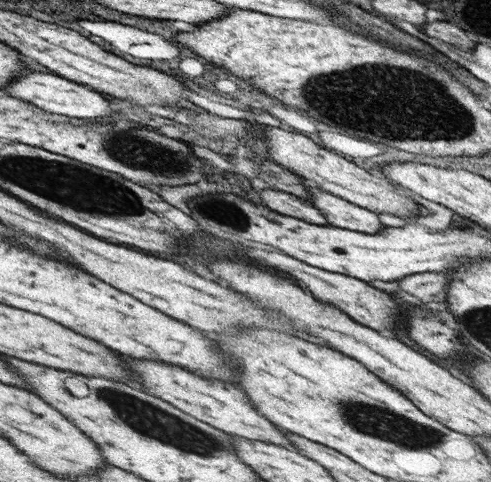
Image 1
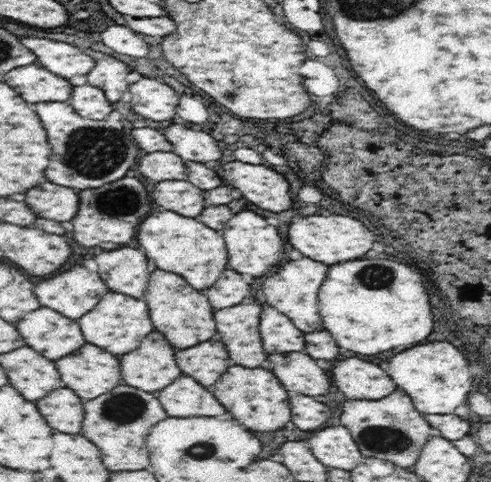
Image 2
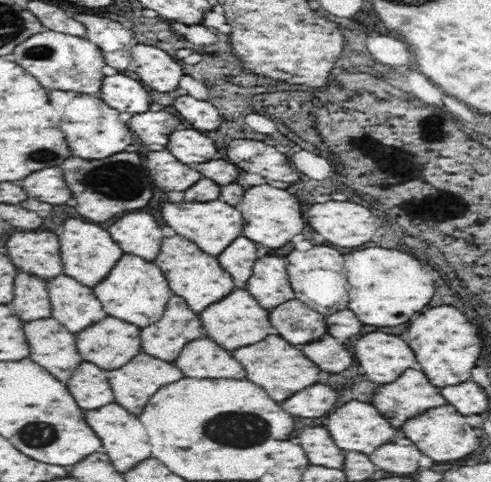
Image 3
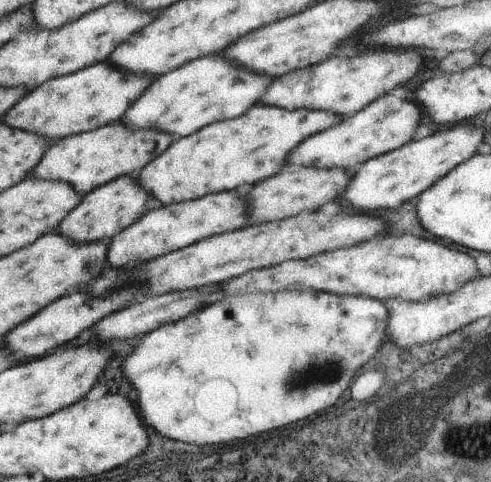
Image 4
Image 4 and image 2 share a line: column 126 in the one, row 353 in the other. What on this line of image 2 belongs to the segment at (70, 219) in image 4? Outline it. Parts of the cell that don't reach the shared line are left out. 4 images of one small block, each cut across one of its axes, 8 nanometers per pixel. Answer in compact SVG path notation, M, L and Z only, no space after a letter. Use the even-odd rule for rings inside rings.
M218 338L200 342L192 348L178 350L176 362L184 376L192 376L204 388L214 386L232 366L228 350Z

